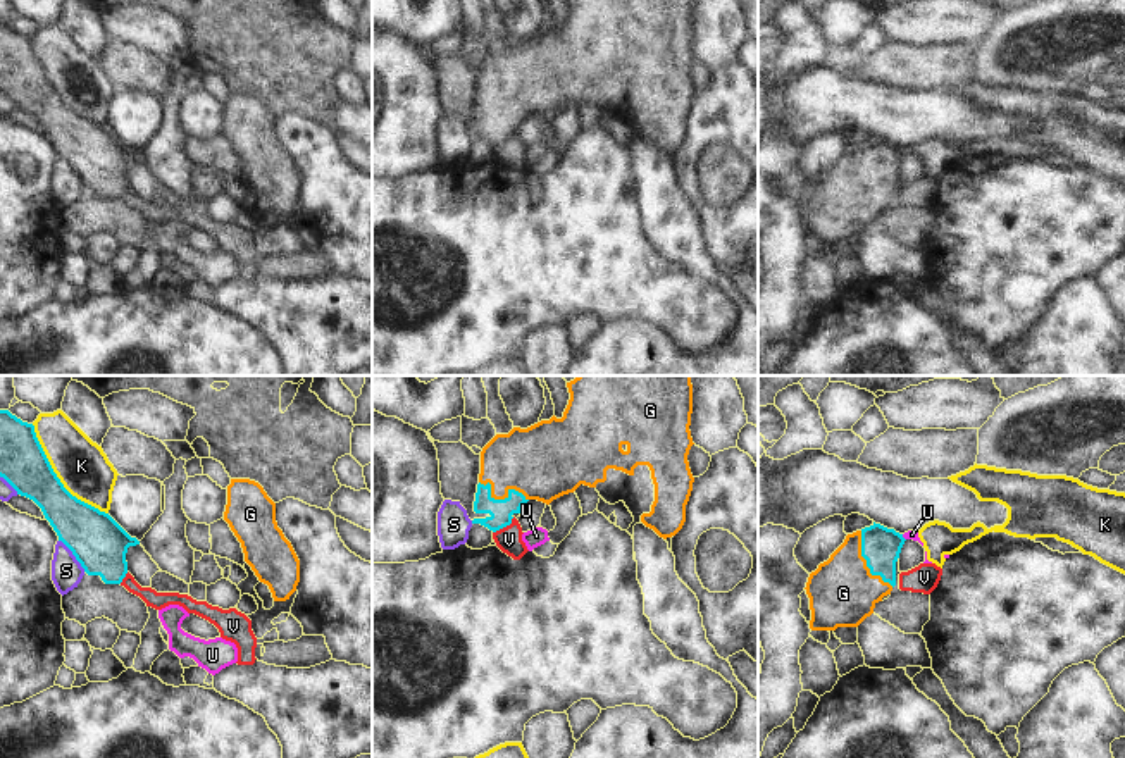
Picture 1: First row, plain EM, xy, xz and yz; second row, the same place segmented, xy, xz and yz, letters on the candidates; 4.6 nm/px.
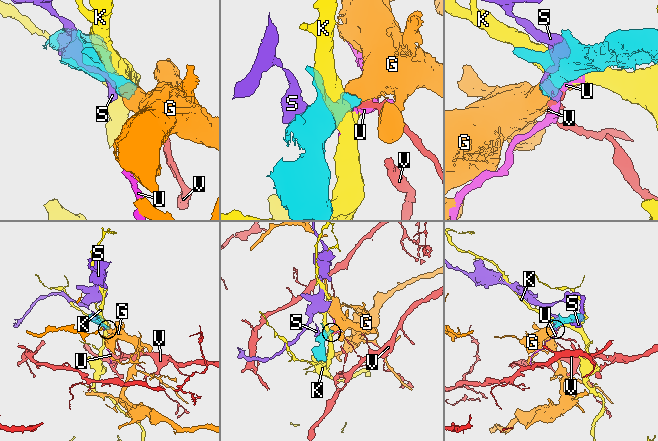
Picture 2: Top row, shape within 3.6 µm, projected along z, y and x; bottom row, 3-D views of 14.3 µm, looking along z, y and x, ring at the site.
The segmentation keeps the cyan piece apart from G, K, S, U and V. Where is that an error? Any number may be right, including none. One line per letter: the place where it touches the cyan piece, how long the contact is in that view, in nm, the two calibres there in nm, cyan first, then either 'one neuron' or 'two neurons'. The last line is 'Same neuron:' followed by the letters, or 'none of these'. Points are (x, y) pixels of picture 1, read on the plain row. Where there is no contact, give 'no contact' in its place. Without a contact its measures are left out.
G: meets cyan in xz at (500, 114); contact 240 nm long; 110 nm thick on the cyan side, 320 nm on the other; one neuron
K: meets cyan in xy at (57, 92); contact 550 nm long; 220 nm thick on the cyan side, 240 nm on the other; two neurons
S: meets cyan in xy at (73, 167); contact 200 nm long; 260 nm thick on the cyan side, 140 nm on the other; two neurons
U: meets cyan in yz at (903, 152); contact 40 nm long; 190 nm thick on the cyan side, 50 nm on the other; two neurons
V: meets cyan in xz at (503, 140); contact 130 nm long; 110 nm thick on the cyan side, 120 nm on the other; two neurons
Same neuron: G

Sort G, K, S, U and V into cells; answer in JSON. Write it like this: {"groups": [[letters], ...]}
{"groups": [["G"], ["K", "U"], ["S"], ["V"]]}

